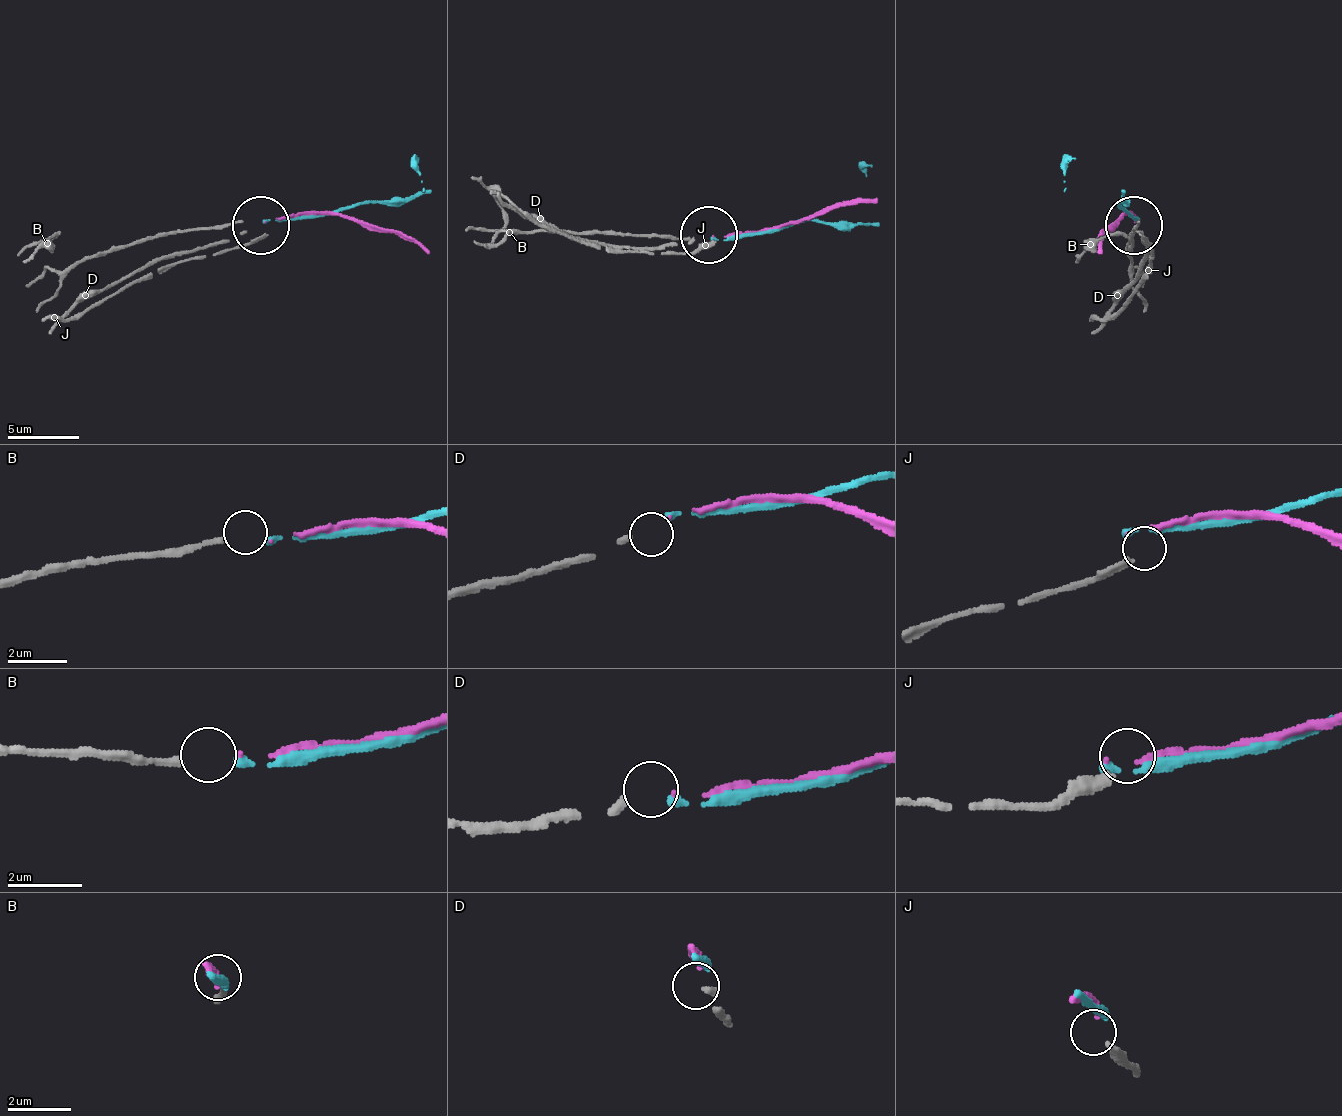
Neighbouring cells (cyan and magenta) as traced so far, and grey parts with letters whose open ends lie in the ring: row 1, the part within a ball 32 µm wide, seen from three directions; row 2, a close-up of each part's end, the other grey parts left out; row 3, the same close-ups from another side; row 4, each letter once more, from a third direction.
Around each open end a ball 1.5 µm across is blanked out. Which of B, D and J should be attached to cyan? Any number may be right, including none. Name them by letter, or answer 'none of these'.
B

